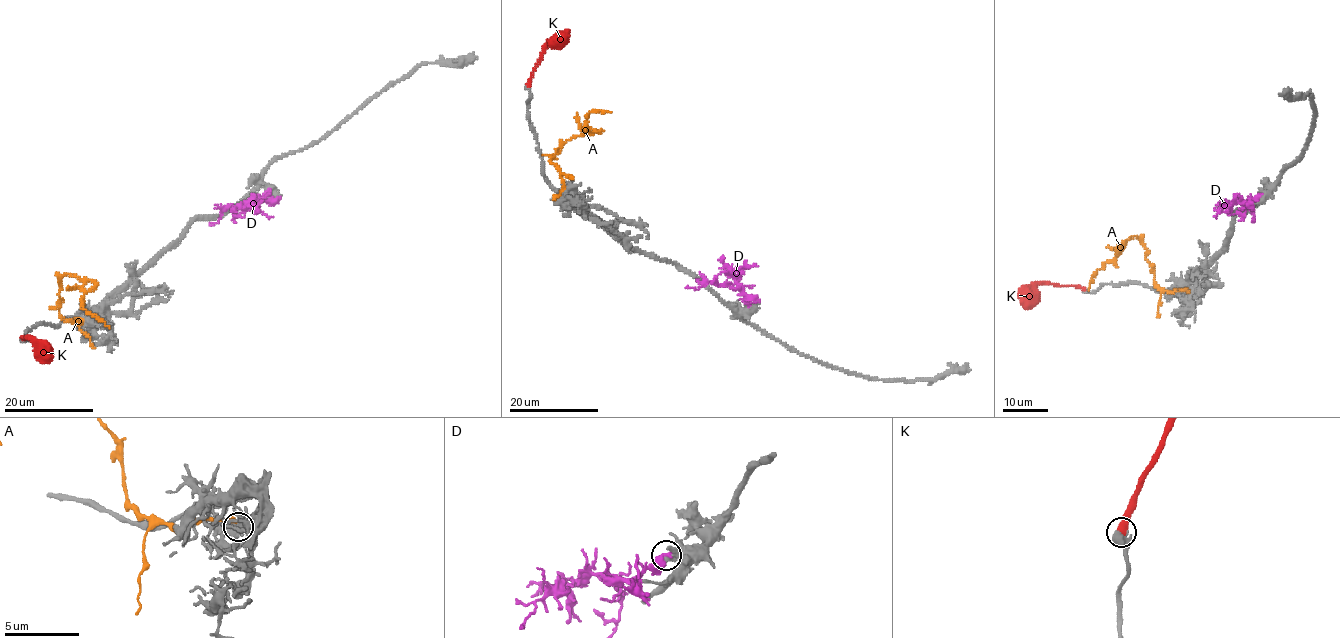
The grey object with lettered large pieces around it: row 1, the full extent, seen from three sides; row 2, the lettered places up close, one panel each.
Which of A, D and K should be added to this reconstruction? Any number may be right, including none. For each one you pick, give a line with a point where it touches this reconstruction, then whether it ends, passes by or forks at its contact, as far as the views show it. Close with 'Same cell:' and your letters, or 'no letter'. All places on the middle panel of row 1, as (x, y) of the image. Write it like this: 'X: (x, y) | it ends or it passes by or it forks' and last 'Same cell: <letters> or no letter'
K: (528, 85) | it ends
Same cell: K

